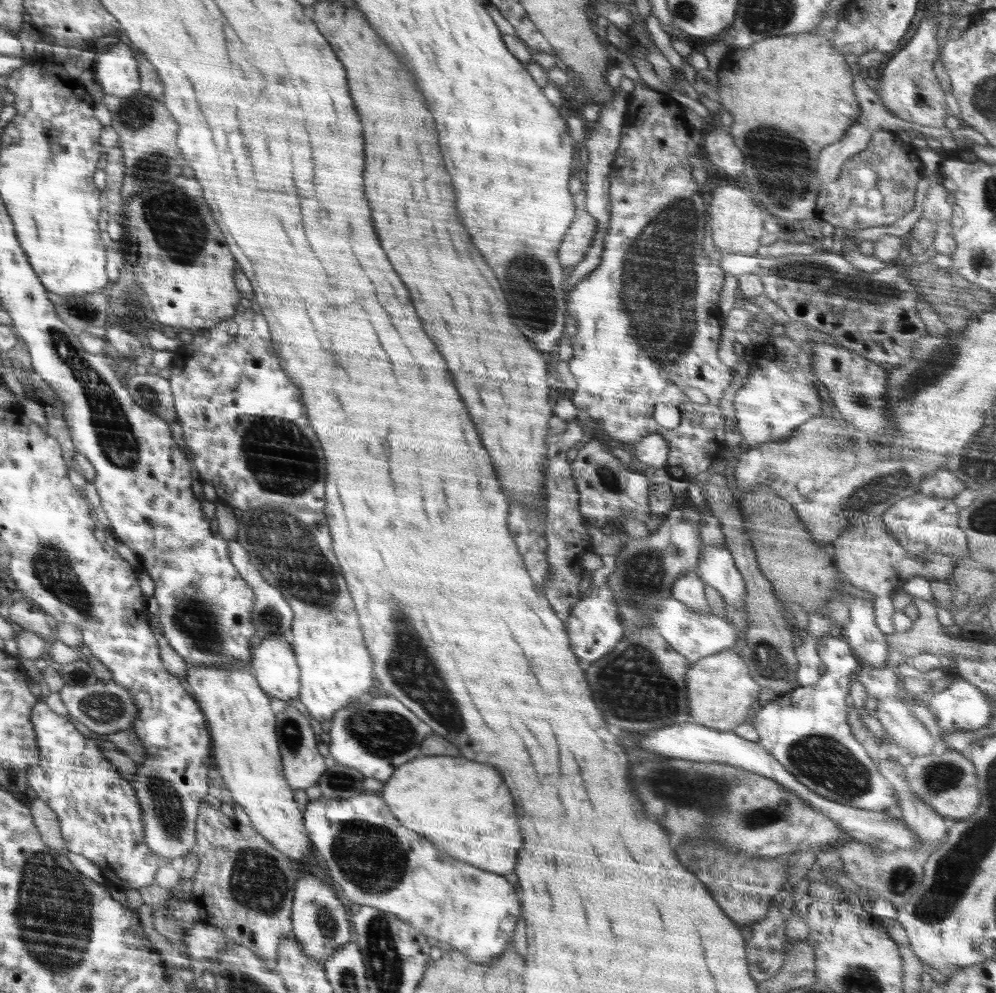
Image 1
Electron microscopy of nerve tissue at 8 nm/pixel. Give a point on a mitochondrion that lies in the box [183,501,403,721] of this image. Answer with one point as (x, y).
(304, 571)

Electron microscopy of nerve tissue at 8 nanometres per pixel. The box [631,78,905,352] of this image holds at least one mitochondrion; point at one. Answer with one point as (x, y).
(785, 163)

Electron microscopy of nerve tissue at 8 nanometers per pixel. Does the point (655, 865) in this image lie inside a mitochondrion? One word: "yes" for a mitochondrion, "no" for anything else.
no

